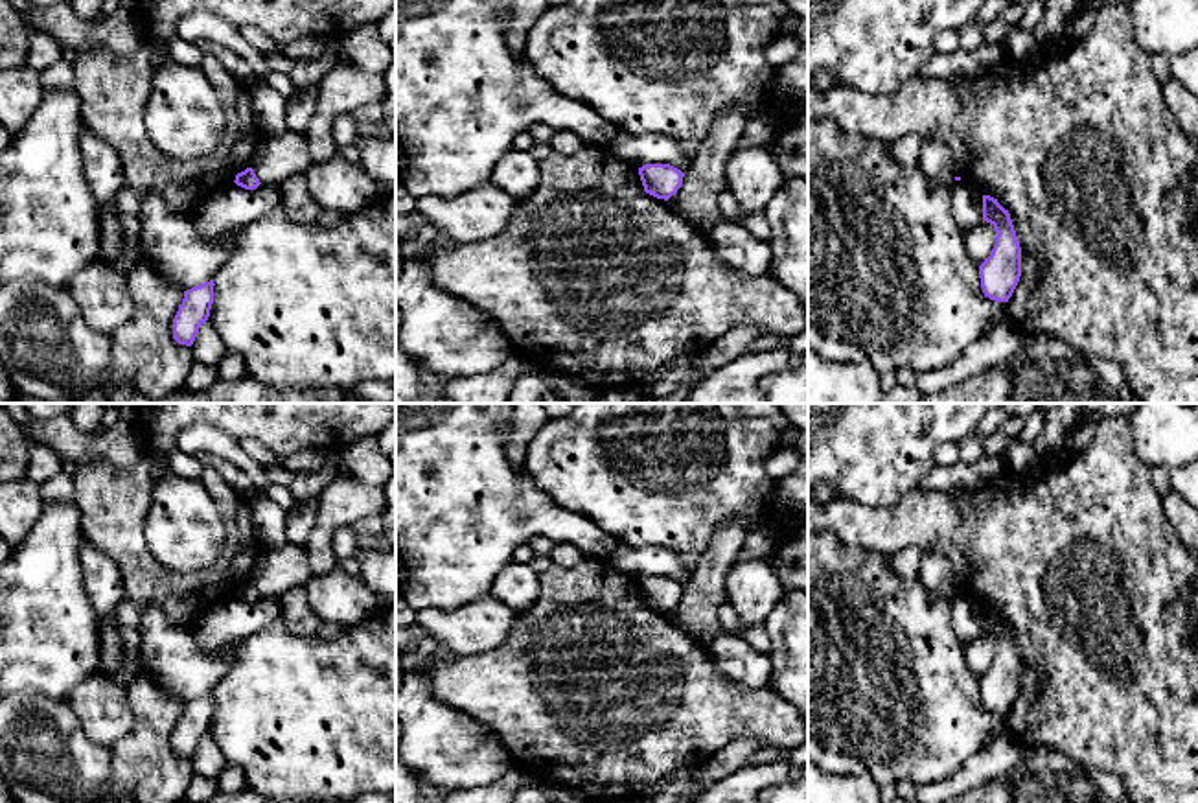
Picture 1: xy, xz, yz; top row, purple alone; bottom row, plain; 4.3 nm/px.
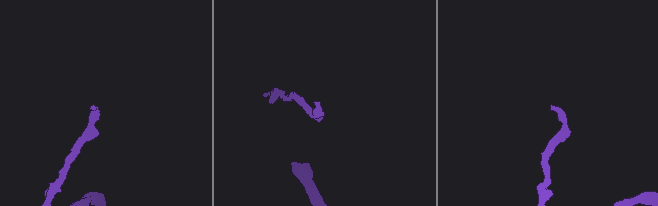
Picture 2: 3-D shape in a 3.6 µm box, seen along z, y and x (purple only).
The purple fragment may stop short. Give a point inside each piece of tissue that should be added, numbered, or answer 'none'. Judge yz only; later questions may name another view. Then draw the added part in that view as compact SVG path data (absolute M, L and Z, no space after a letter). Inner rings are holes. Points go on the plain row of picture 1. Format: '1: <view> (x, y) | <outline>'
none

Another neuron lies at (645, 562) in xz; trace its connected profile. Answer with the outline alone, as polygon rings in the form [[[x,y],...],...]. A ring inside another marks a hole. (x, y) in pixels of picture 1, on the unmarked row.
[[[618,543],[607,562],[616,571],[628,573],[637,580],[646,576],[670,576],[686,586],[692,578],[692,569],[675,553],[661,547],[633,549]]]

